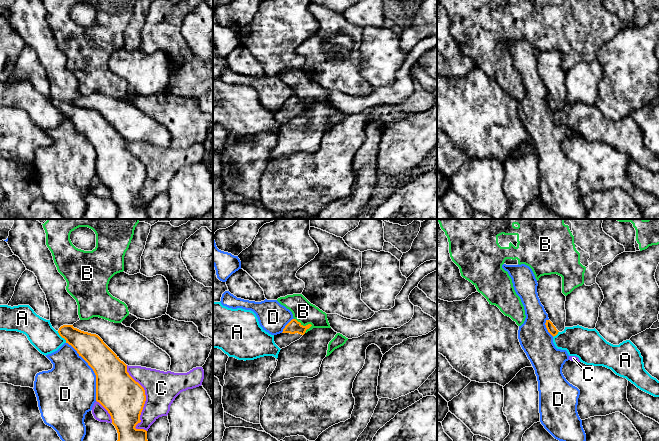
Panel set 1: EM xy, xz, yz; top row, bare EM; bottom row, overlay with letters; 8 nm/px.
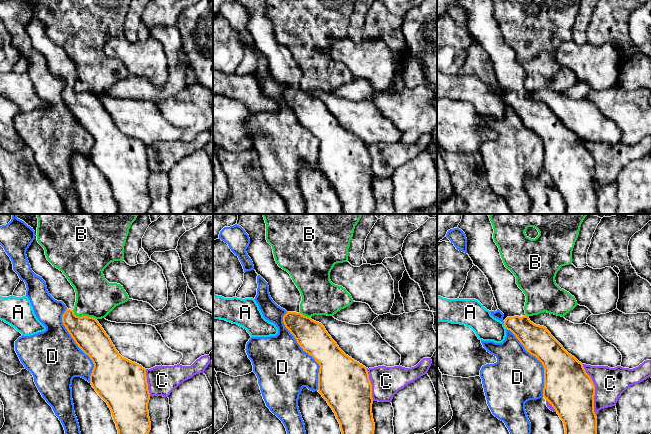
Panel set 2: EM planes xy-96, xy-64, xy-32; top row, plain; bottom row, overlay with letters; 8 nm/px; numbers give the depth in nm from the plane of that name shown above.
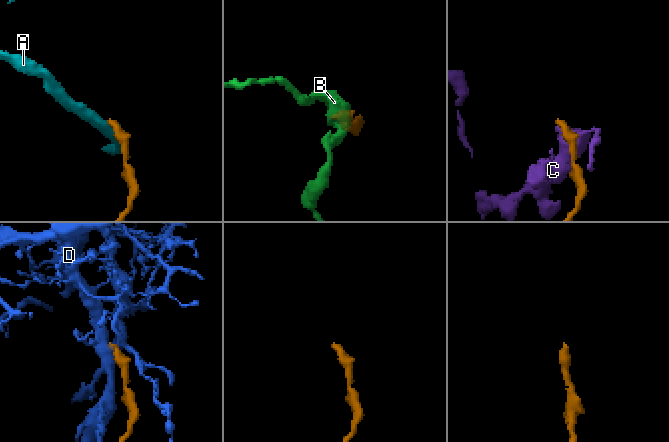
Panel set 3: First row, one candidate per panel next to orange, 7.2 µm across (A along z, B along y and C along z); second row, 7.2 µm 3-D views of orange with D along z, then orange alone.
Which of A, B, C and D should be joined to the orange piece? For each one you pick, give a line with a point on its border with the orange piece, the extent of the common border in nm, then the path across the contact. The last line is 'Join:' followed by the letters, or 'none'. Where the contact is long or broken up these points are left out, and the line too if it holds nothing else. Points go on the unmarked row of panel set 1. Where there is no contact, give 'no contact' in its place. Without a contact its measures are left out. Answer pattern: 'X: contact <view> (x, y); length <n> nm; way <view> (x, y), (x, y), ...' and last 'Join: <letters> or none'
Join: none

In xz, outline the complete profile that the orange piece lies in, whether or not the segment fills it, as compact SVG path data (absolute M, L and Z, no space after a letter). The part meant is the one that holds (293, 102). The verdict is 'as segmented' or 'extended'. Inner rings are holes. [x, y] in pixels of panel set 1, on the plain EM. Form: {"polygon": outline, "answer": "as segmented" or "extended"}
{"polygon": "M292 95L283 105L283 108L274 111L274 118L280 124L285 124L291 119L299 116L312 101L303 102L296 95Z", "answer": "extended"}

